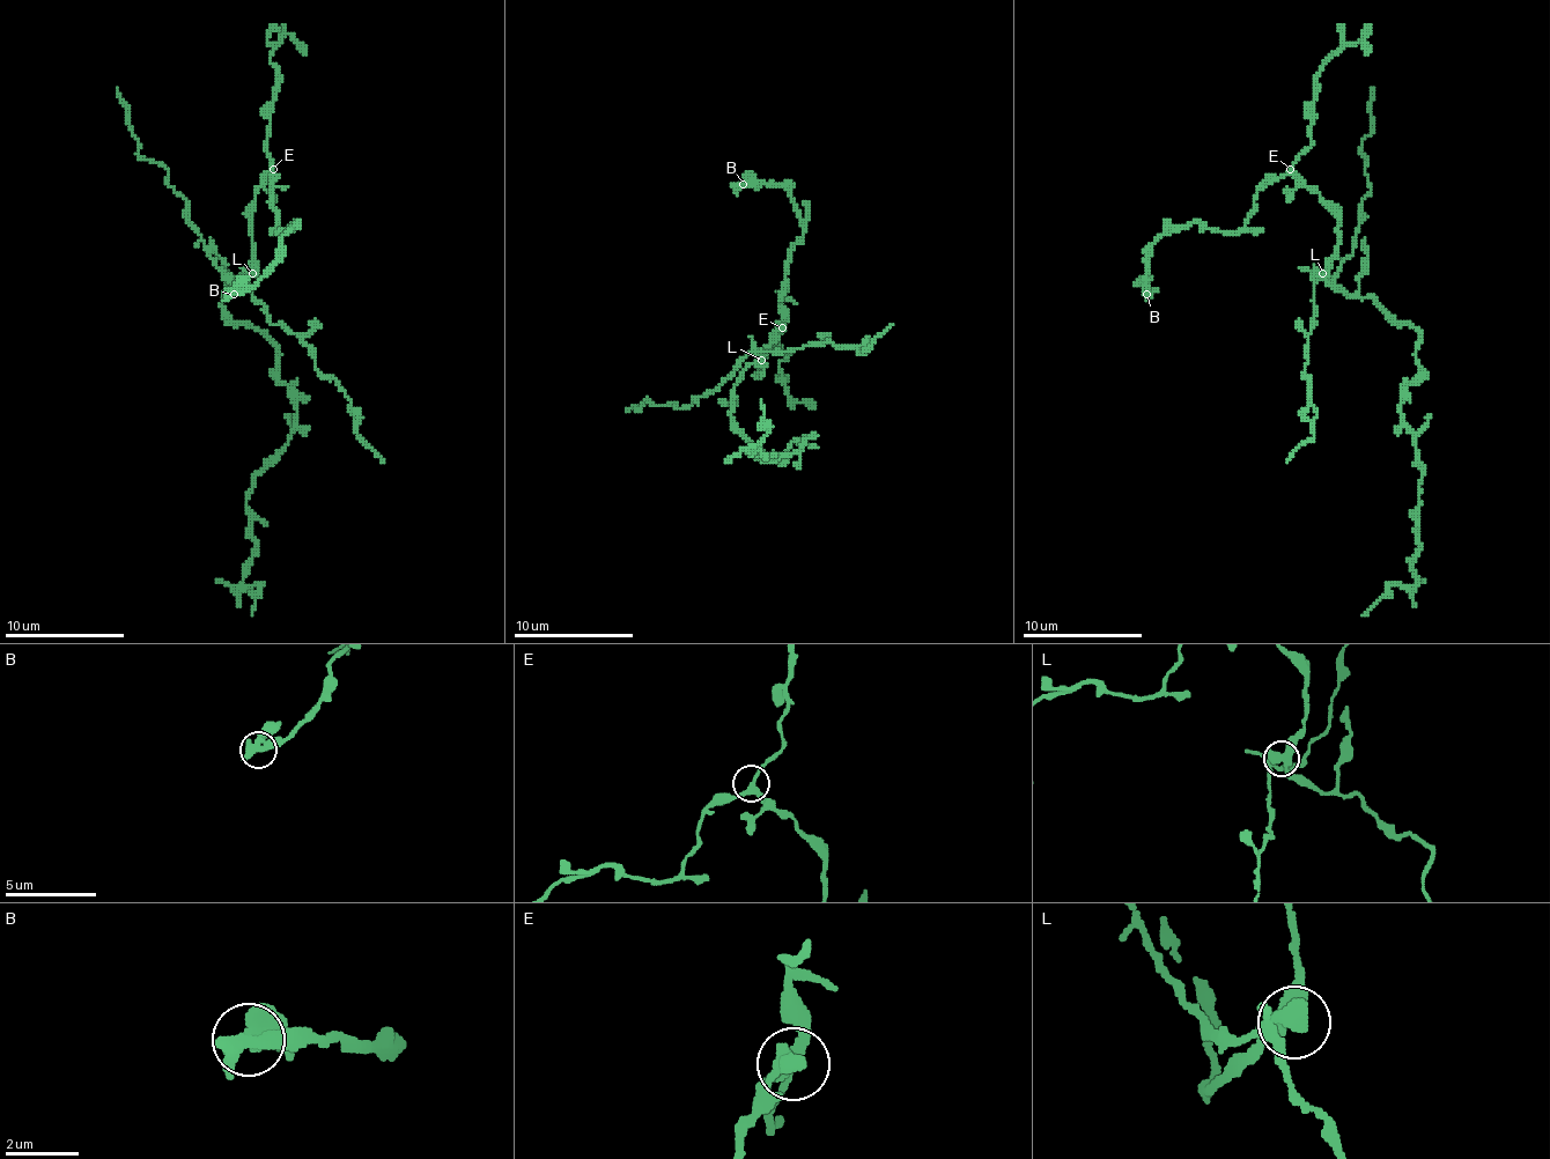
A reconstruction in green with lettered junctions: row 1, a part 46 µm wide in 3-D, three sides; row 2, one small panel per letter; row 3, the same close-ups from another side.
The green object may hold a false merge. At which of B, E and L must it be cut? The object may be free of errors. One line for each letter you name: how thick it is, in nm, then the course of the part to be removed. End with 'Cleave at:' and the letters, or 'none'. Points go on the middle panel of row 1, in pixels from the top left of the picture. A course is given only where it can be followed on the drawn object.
L: Thickness 400 nm. Course of the part to remove: (761, 360), (748, 354), (716, 390), (683, 408), (677, 403), (652, 405), (647, 399), (641, 408), (626, 412)
Cleave at: L

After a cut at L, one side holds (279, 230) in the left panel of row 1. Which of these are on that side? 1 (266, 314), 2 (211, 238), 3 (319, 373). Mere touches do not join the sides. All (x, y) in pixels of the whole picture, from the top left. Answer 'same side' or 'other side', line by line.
1: other side
2: same side
3: other side

